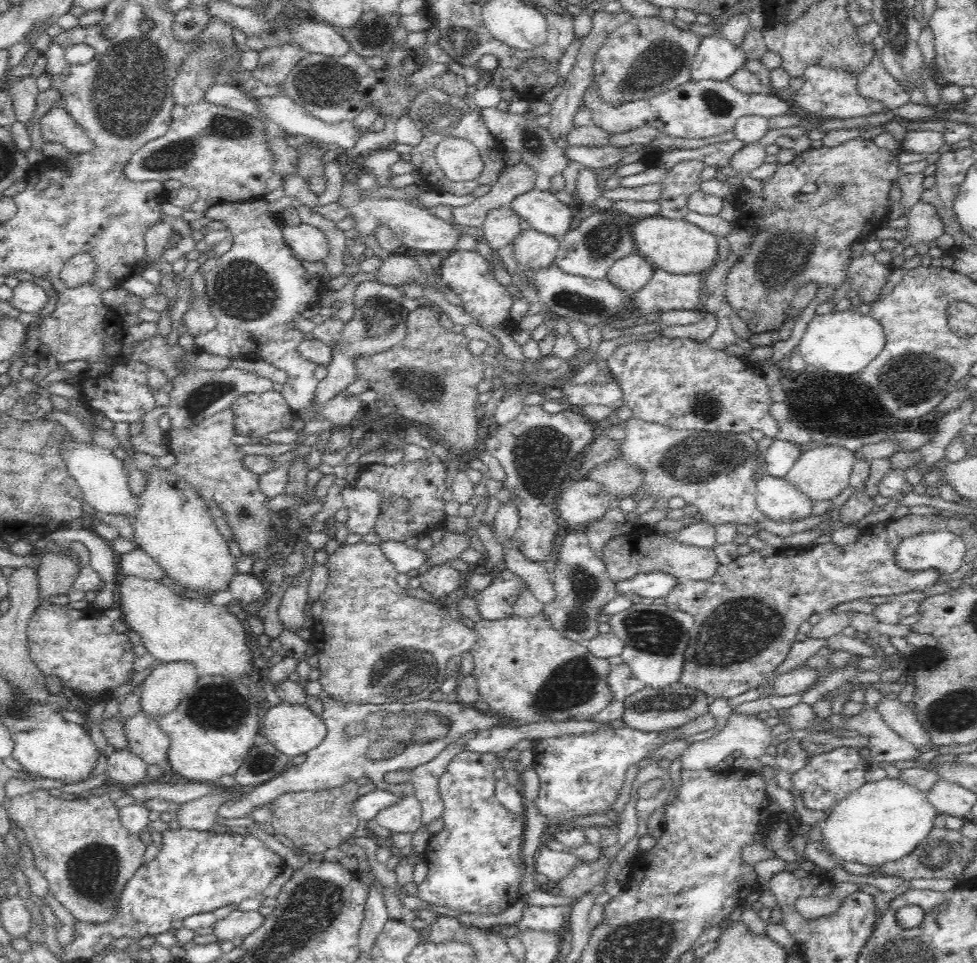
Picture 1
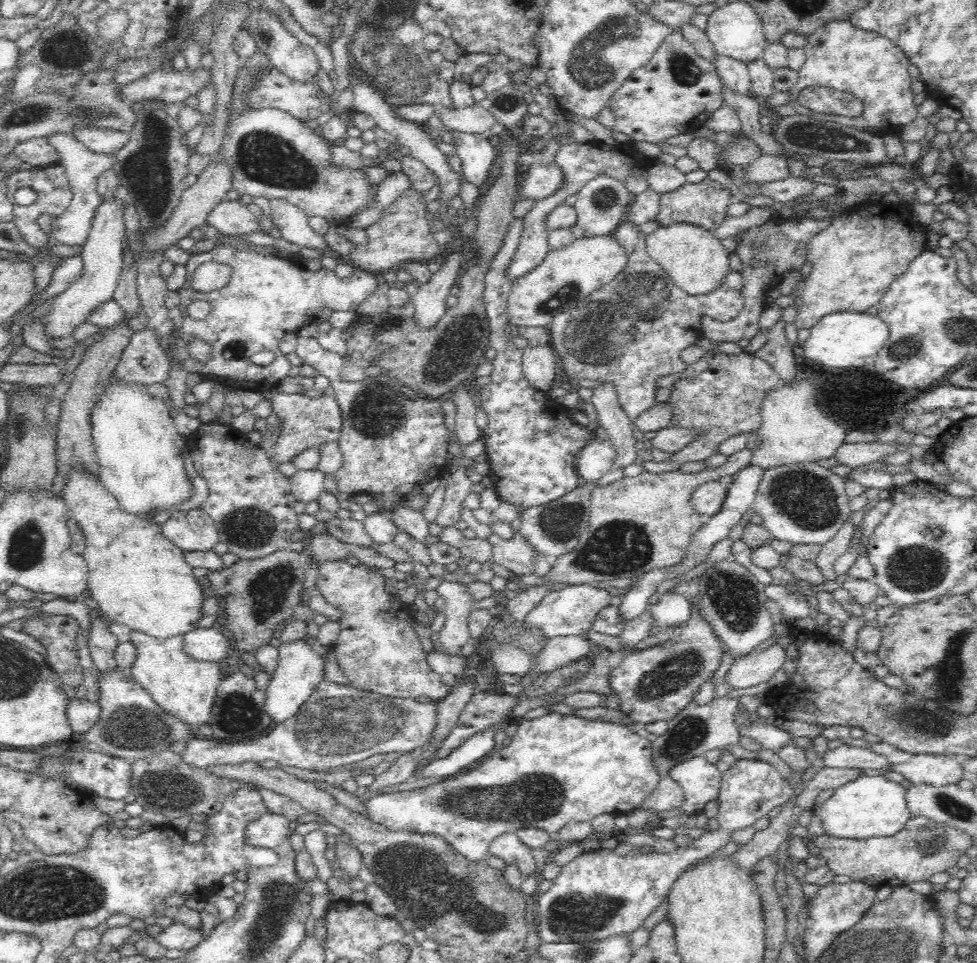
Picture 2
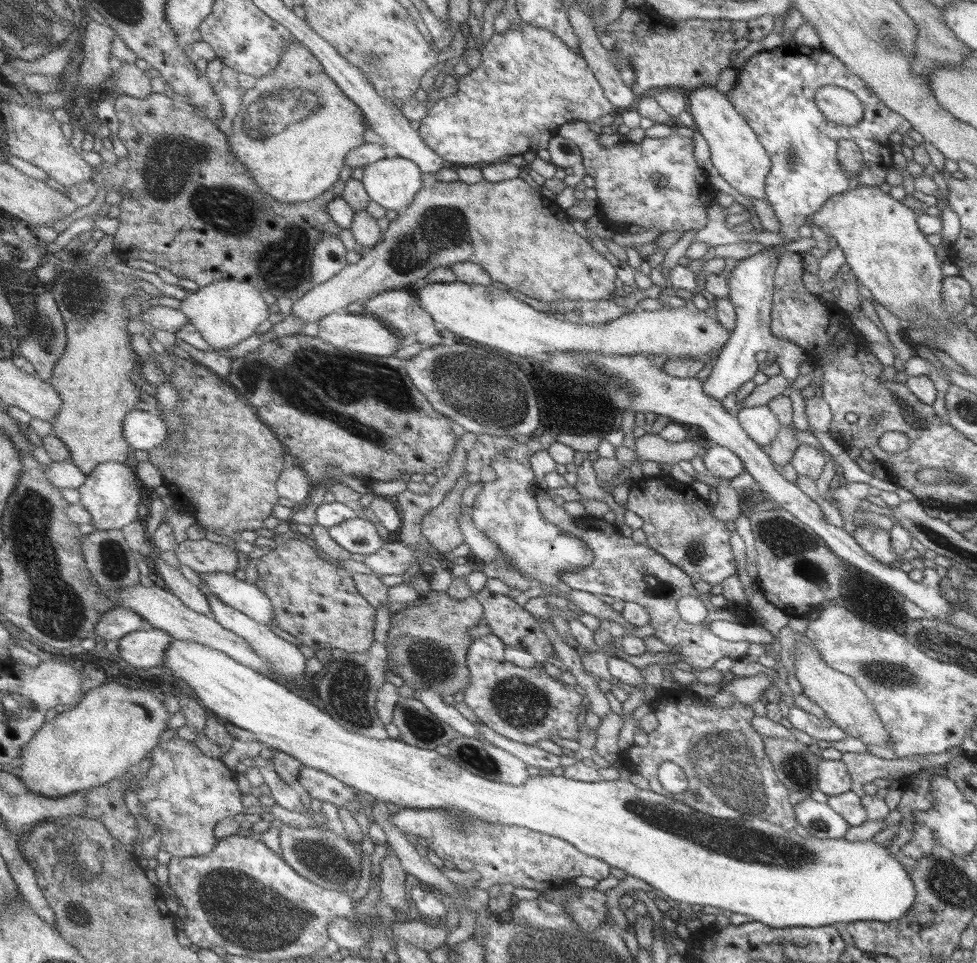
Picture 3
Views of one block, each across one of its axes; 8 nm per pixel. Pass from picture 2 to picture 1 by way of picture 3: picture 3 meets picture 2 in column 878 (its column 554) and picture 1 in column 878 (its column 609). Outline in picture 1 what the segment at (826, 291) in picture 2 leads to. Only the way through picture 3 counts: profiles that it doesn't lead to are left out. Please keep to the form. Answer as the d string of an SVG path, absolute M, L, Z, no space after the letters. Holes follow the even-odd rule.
M867 252L855 261L850 261L847 275L851 279L853 290L857 292L858 302L878 300L887 278L893 271L892 265L878 264L874 256Z

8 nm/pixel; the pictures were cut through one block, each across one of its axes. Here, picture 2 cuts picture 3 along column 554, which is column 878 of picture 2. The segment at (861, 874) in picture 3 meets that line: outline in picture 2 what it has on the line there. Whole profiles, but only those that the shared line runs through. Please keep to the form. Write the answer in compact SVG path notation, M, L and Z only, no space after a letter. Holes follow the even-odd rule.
M868 776L838 787L818 810L825 834L834 838L866 840L900 832L912 818L907 805L907 789L883 776Z

